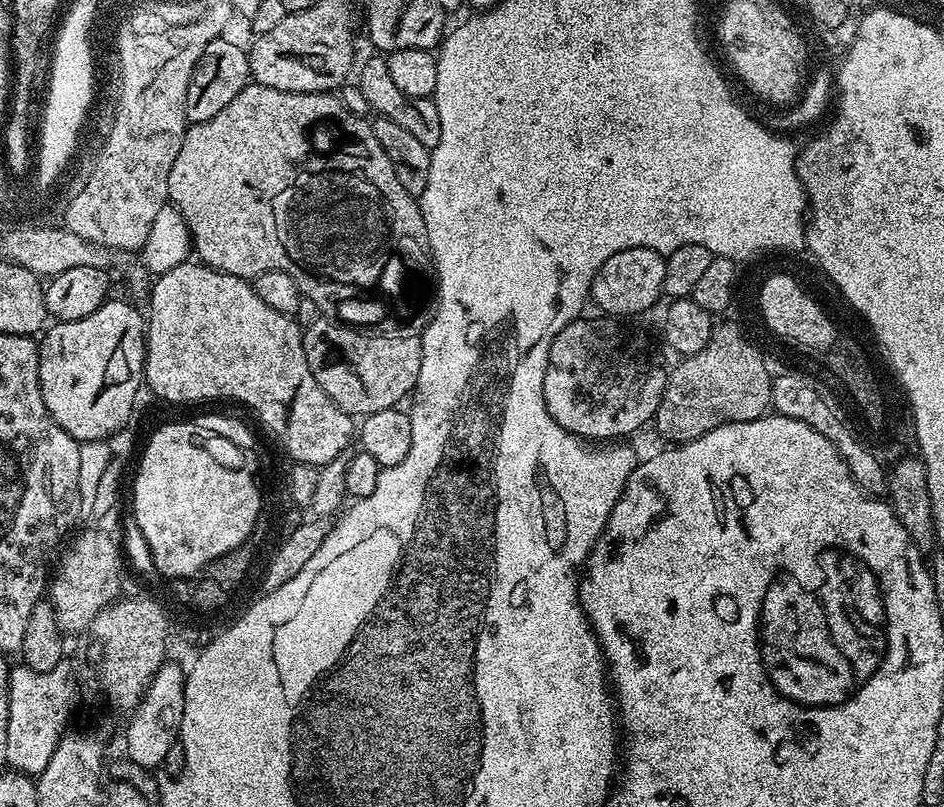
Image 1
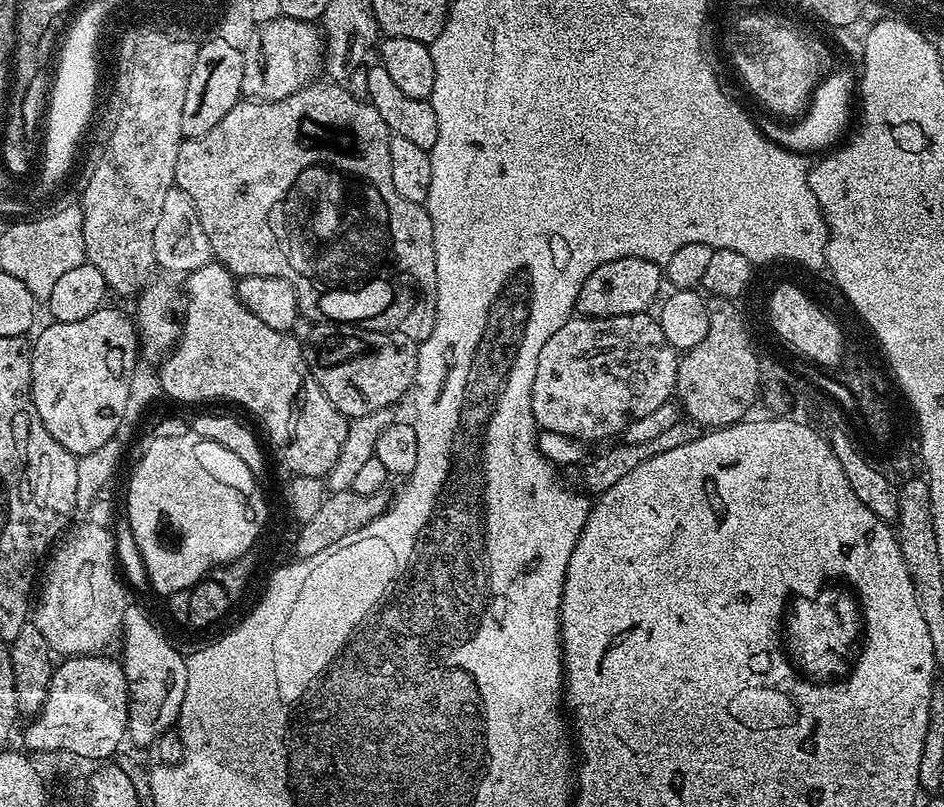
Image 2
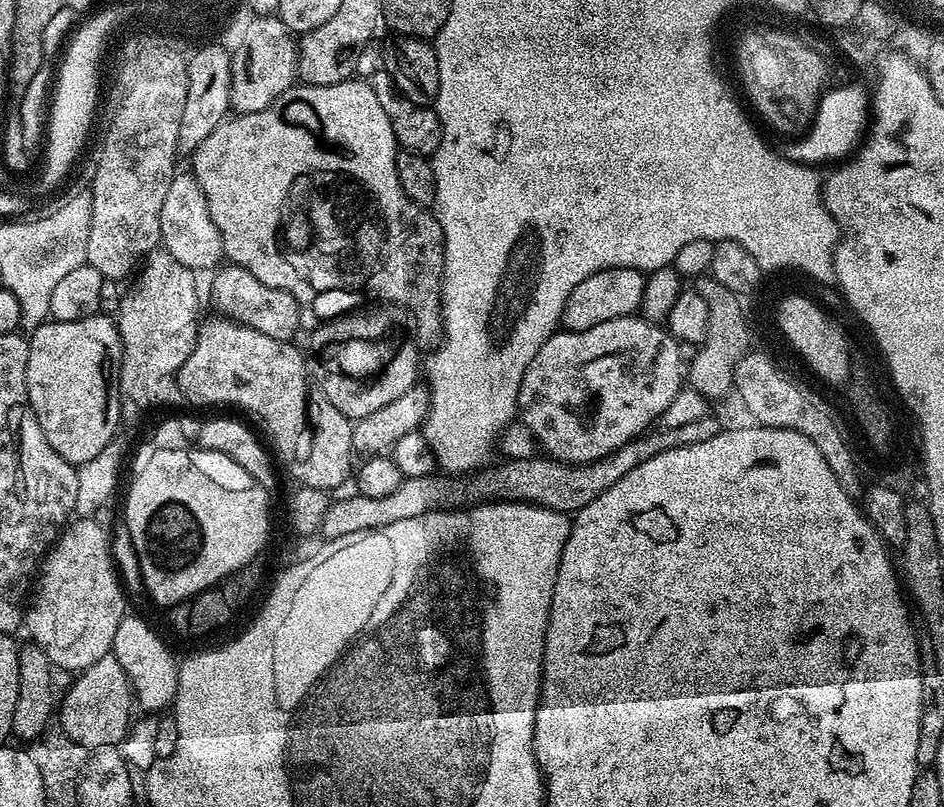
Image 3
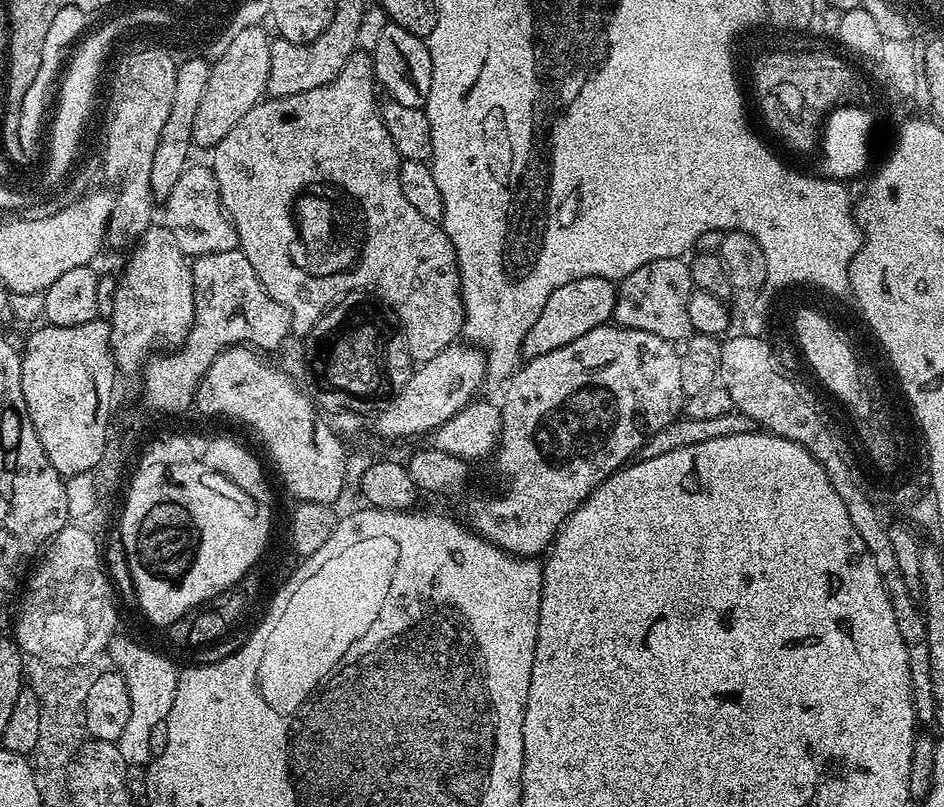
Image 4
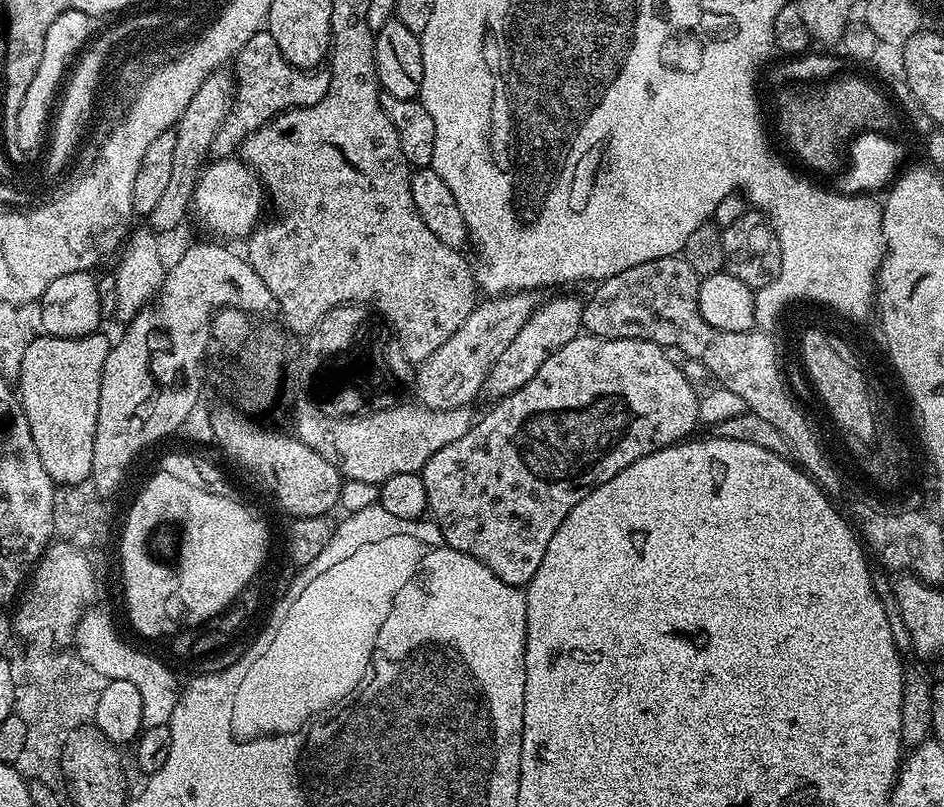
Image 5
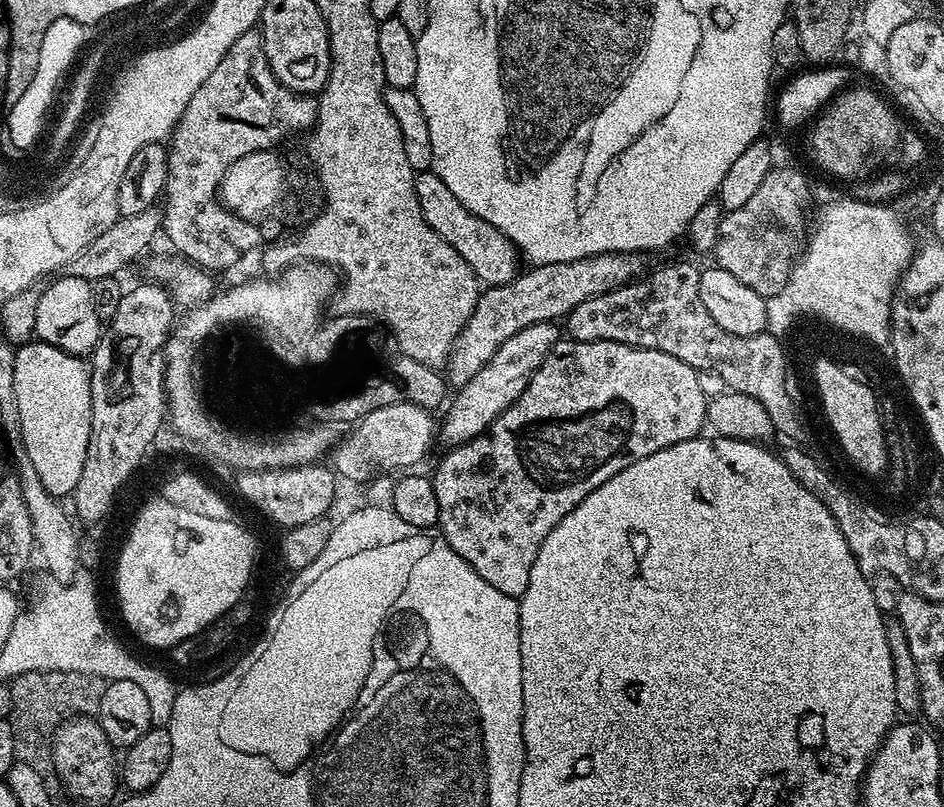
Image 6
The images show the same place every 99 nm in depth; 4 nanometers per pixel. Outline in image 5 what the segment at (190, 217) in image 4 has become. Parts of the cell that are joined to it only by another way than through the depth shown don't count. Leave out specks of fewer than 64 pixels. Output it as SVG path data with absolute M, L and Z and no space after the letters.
M213 159L201 171L196 188L192 191L190 208L194 214L196 211L197 218L210 231L217 232L220 236L236 235L247 238L261 223L260 207L263 206L264 200L266 204L266 192L243 159L235 159L216 161Z

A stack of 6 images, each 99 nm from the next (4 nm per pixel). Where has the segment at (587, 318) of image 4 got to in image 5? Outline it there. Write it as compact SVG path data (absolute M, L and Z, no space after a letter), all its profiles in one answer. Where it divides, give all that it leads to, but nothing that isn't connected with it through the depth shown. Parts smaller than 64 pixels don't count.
M556 296L553 300L546 301L545 304L543 301L532 313L526 326L518 330L514 342L510 342L506 350L502 350L502 358L498 358L498 362L494 362L494 366L488 371L487 391L496 392L497 397L509 396L514 394L514 390L526 386L526 382L530 382L530 378L538 374L538 366L542 366L542 362L546 362L550 354L554 354L559 348L566 346L566 342L581 335L580 319L583 313L584 300L581 297Z

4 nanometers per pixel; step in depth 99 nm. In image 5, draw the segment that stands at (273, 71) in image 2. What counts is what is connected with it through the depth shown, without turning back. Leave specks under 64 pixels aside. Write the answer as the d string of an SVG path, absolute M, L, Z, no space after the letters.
M224 70L209 74L202 82L202 86L198 86L194 98L190 98L190 106L186 106L186 110L174 125L176 133L174 170L170 170L170 183L166 186L158 206L154 206L154 210L146 216L146 220L150 222L148 224L157 233L174 231L183 220L184 214L189 213L192 191L196 188L202 165L209 159L208 151L211 150L212 143L214 145L217 143L218 133L230 115L234 99L234 80L229 73L228 76Z

